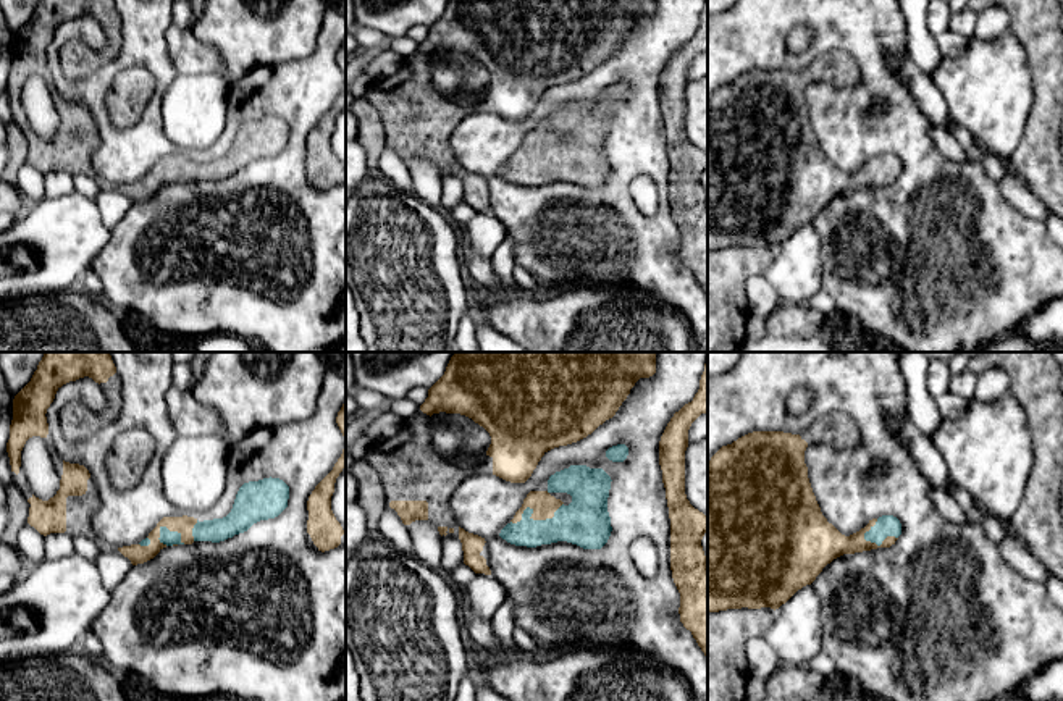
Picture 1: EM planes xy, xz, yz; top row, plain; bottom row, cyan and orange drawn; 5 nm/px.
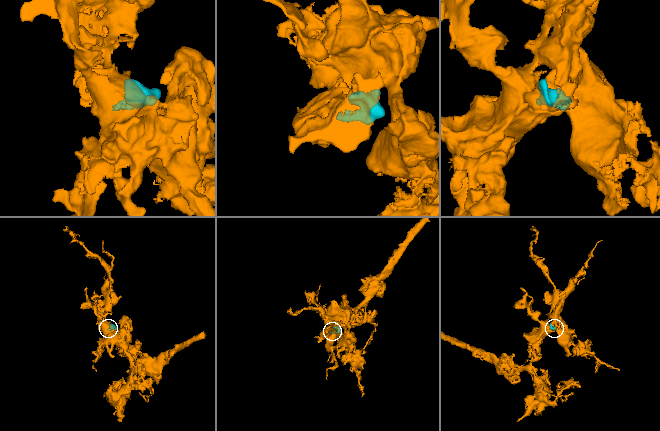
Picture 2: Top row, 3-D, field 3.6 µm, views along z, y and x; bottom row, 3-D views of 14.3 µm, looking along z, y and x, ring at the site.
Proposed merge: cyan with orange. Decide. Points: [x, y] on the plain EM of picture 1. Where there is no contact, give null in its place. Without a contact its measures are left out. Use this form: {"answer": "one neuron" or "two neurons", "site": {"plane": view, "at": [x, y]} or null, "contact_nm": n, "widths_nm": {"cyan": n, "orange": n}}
{"answer": "one neuron", "site": {"plane": "xz", "at": [532, 157]}, "contact_nm": 280, "widths_nm": {"cyan": 220, "orange": 120}}

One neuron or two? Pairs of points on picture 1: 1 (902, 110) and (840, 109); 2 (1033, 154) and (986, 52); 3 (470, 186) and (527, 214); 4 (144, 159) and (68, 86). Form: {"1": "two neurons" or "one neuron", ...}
{"1": "one neuron", "2": "two neurons", "3": "two neurons", "4": "one neuron"}

